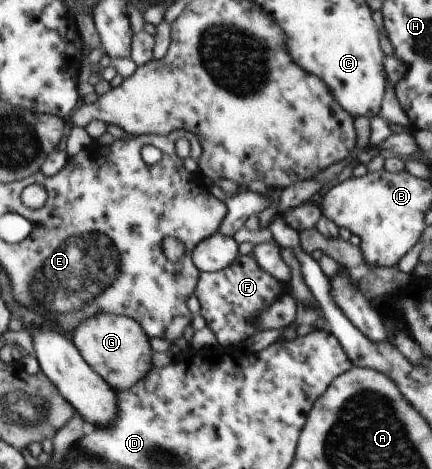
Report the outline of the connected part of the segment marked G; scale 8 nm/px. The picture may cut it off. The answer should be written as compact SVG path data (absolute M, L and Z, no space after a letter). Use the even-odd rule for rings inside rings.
M98 312L91 318L84 318L81 323L71 332L72 342L78 349L80 356L86 361L90 368L108 383L108 386L113 390L128 390L133 387L139 380L142 380L146 373L154 367L151 363L152 349L148 338L142 327L131 319L129 316L117 314L108 314Z

